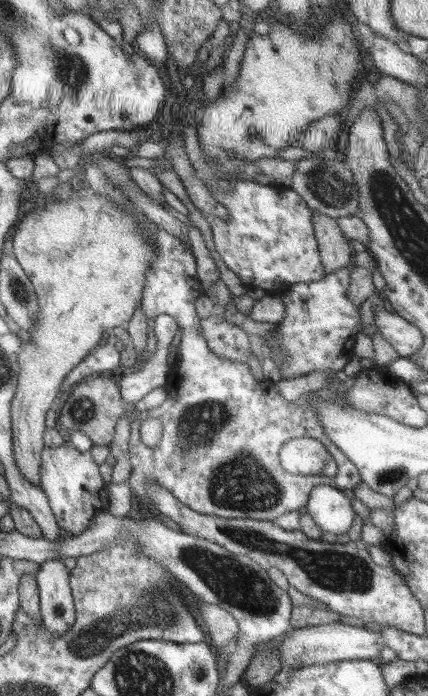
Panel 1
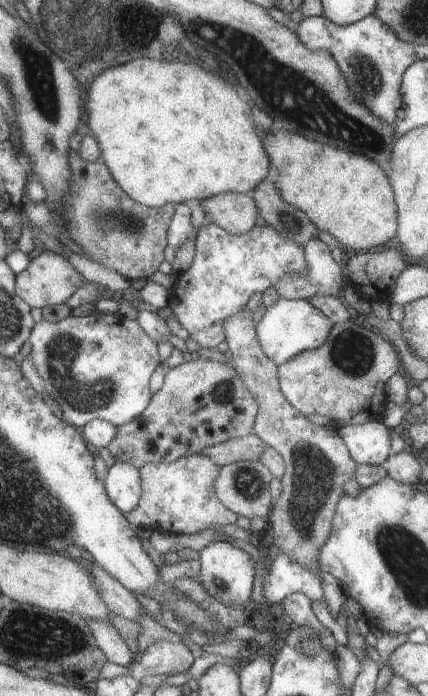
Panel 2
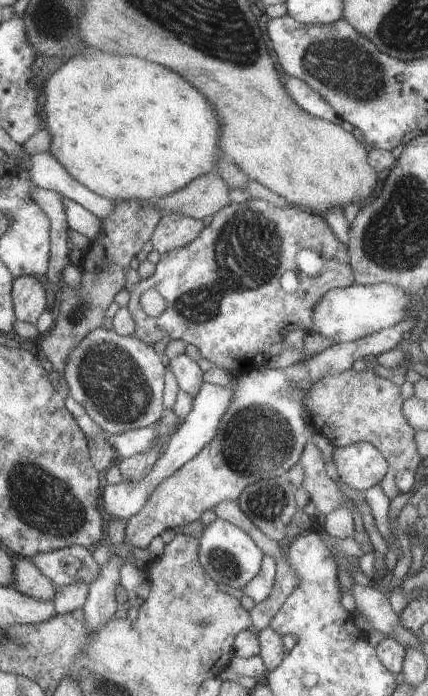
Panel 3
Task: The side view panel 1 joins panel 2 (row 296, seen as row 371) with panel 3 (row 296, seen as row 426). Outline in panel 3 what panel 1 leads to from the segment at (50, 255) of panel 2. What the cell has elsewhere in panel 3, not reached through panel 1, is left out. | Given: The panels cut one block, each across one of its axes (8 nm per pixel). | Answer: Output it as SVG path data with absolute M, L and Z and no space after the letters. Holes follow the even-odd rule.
M23 276L13 280L13 310L19 322L37 324L35 320L45 310L45 292L39 278Z

